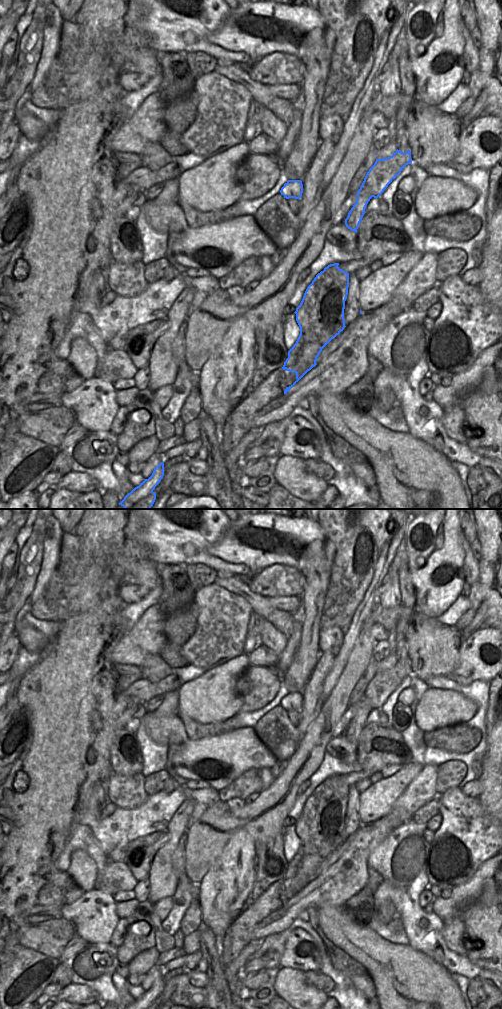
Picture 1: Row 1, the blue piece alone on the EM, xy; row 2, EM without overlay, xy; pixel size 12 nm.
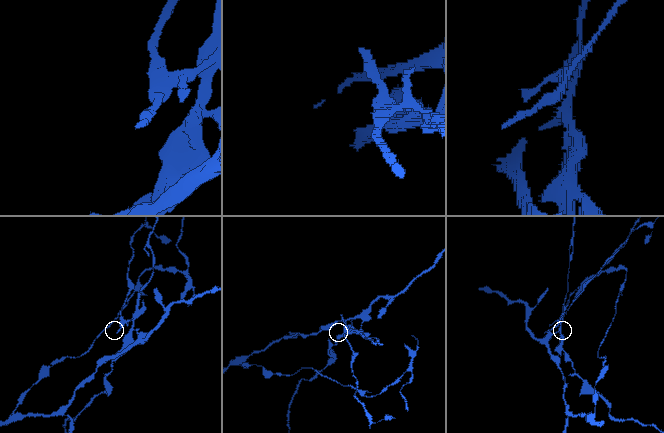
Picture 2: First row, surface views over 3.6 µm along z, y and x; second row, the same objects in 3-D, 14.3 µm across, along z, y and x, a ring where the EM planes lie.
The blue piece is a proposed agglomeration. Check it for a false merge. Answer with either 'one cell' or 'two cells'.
two cells

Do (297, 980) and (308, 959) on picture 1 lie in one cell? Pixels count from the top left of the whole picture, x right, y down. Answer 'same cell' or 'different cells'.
different cells

